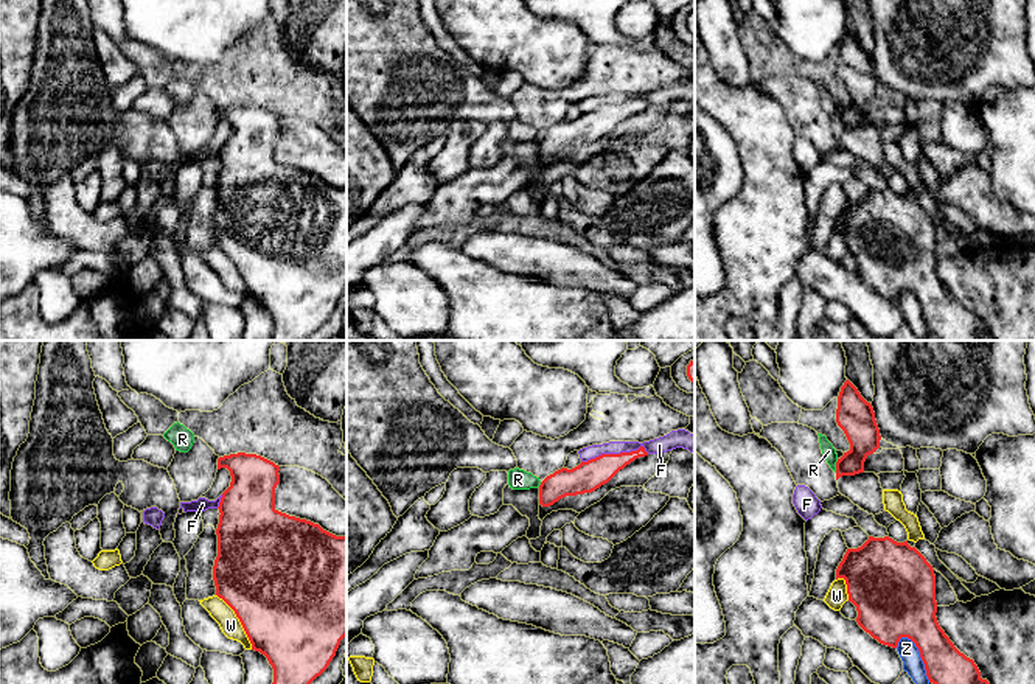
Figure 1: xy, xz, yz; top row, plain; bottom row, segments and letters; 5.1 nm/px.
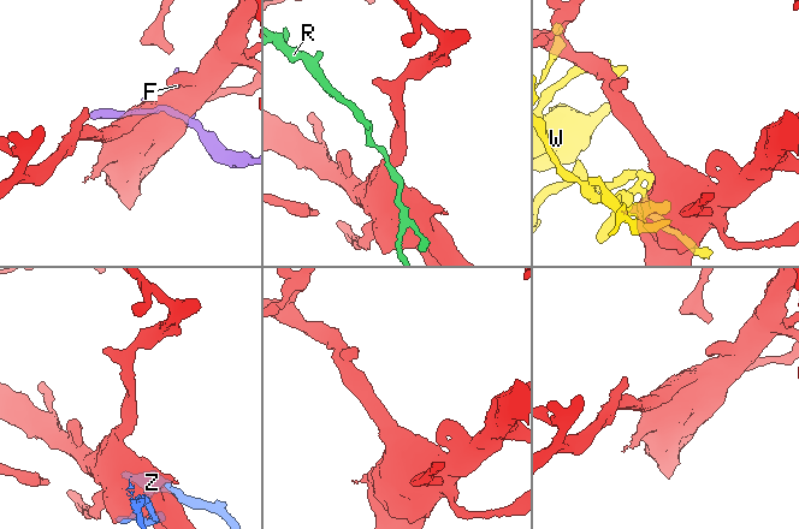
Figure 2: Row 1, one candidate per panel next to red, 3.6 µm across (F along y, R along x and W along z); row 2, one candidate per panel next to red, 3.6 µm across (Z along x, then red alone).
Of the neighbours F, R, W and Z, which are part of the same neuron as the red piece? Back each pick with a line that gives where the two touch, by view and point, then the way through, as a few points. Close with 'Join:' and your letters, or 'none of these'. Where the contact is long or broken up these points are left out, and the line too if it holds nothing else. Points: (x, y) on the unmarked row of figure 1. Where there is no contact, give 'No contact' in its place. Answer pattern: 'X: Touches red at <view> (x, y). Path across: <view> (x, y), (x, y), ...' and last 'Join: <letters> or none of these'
Join: none of these

